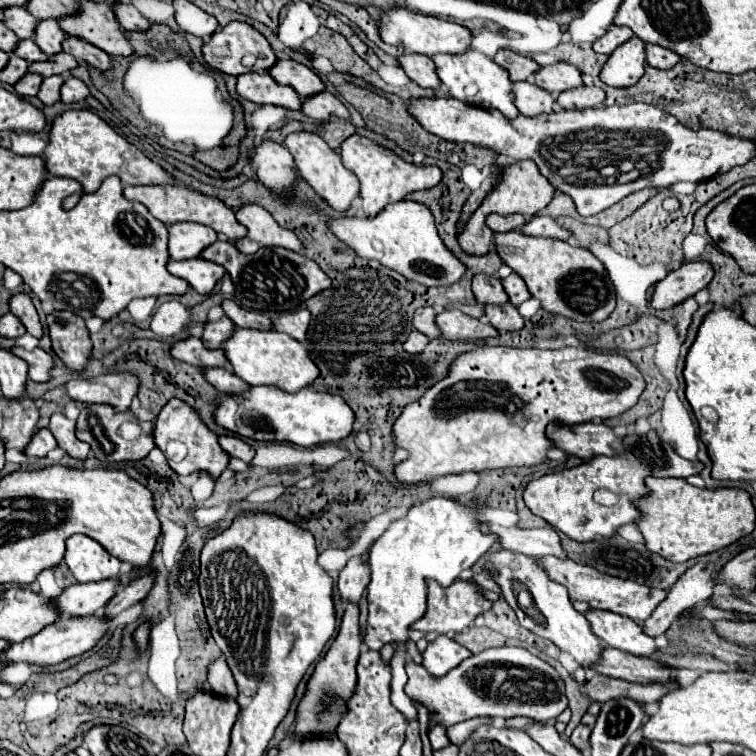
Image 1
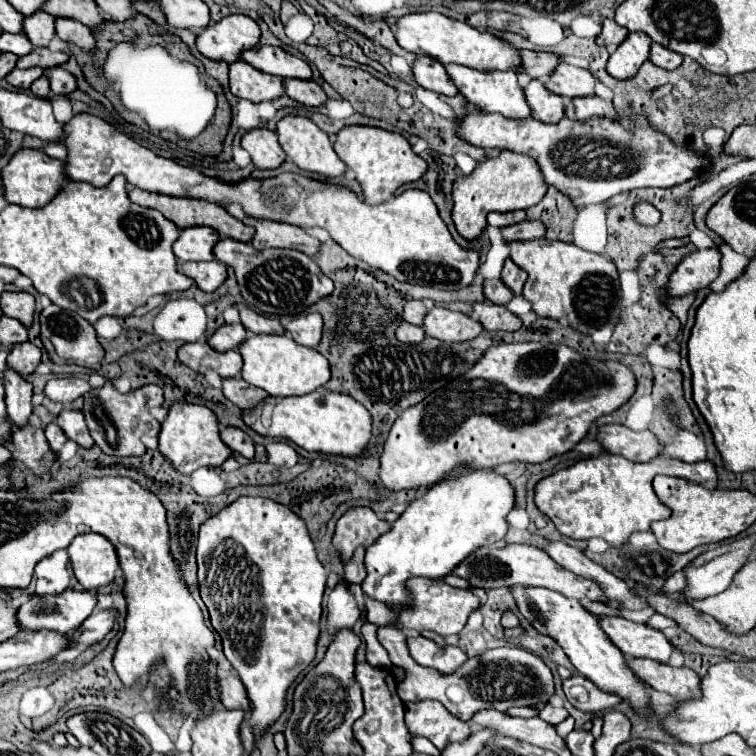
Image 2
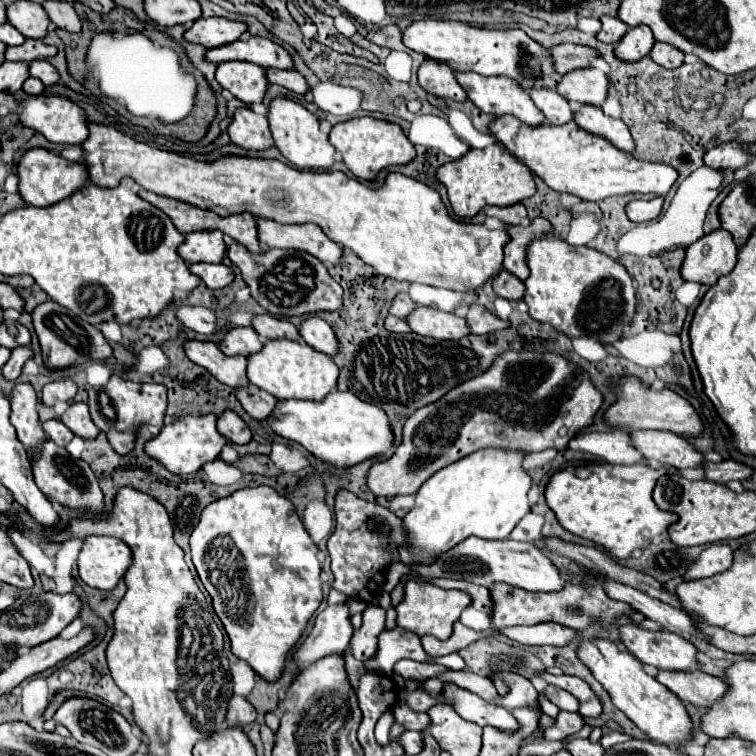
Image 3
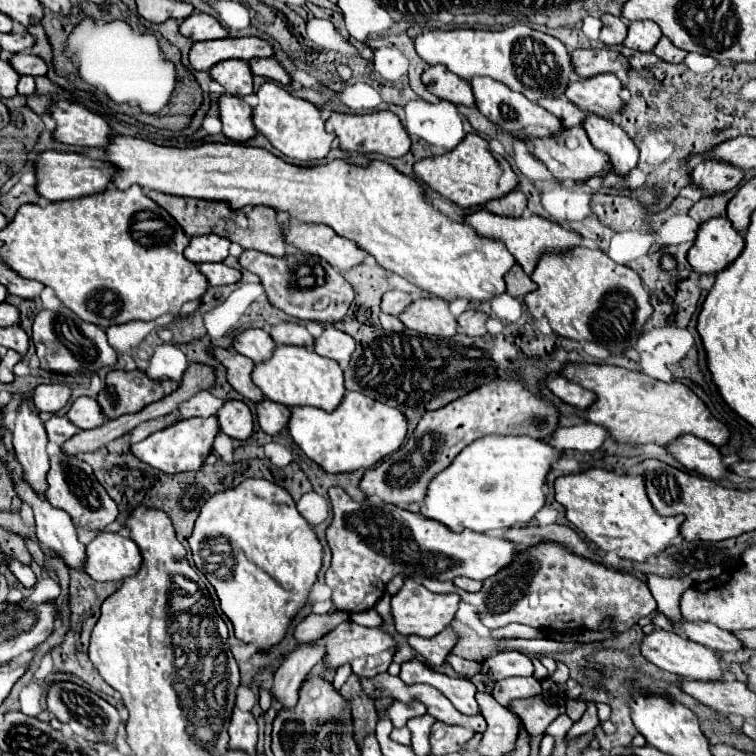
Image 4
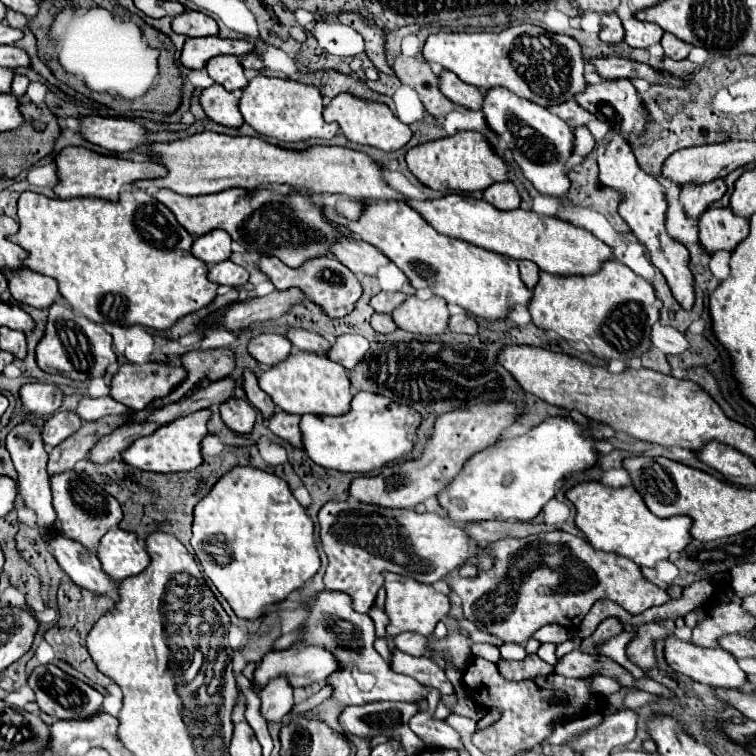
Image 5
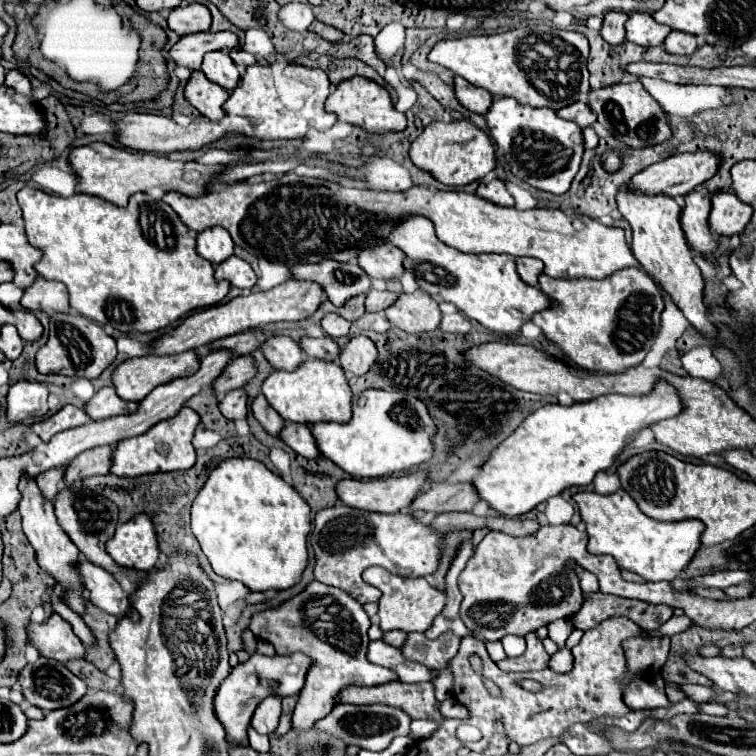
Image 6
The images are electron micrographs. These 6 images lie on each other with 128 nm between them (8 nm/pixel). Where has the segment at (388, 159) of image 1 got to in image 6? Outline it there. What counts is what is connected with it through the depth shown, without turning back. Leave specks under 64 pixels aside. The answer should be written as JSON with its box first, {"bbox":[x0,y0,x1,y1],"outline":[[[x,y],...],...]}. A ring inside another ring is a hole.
{"bbox":[326,76,406,134],"outline":[[[354,76],[352,80],[338,84],[334,94],[330,94],[326,100],[326,112],[334,112],[340,122],[358,126],[370,134],[406,130],[406,116],[402,112],[396,112],[388,90],[384,90],[378,84],[372,84],[372,80],[364,80],[362,76]]]}

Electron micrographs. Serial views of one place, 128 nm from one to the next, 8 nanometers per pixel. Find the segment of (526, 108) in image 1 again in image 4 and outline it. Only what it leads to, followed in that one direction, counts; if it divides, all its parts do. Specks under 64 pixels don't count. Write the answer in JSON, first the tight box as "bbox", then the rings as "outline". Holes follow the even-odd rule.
{"bbox":[538,98,584,128],"outline":[[[542,98],[538,104],[544,110],[552,112],[562,122],[564,128],[578,126],[578,124],[584,122],[584,112],[576,104],[572,104],[570,100],[566,100],[566,98]]]}

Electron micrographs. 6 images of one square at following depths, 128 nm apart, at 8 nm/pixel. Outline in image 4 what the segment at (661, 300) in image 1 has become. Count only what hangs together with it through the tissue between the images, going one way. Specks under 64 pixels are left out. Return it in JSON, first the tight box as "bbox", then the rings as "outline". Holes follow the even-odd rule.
{"bbox":[688,218,744,274],"outline":[[[712,218],[700,226],[688,262],[698,274],[718,274],[744,250],[744,238],[728,224],[728,218]]]}

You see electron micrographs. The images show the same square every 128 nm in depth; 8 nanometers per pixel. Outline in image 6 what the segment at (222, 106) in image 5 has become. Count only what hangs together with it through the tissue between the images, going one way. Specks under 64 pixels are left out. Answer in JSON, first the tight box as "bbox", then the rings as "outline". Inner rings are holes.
{"bbox":[186,72,230,120],"outline":[[[192,72],[190,82],[186,84],[186,100],[202,114],[208,116],[210,120],[220,120],[224,118],[224,108],[222,104],[230,98],[230,94],[220,88],[218,84],[212,84],[202,72]]]}

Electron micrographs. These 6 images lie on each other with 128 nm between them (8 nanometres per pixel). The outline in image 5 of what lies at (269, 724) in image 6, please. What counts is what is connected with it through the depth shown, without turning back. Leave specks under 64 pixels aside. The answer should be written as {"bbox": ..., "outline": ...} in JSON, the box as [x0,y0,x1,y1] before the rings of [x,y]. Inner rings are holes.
{"bbox":[260,676,294,722],"outline":[[[286,676],[270,680],[260,690],[260,698],[262,698],[262,714],[268,722],[280,722],[282,716],[286,716],[294,706],[292,686]]]}

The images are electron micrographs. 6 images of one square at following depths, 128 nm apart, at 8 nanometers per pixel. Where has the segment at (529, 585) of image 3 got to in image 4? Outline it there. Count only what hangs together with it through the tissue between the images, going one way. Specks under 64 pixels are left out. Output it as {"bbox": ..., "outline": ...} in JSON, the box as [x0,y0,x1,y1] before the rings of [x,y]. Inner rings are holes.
{"bbox":[326,486,518,612],"outline":[[[338,486],[330,488],[328,494],[334,520],[326,530],[326,540],[332,550],[332,566],[326,572],[326,584],[332,588],[332,602],[336,610],[362,612],[374,608],[382,598],[386,584],[398,574],[412,576],[418,582],[424,578],[452,580],[456,576],[484,582],[512,564],[518,552],[516,544],[506,538],[478,534],[472,530],[464,530],[460,534],[448,532],[442,524],[424,520],[420,514],[412,514],[378,498],[356,502]]]}

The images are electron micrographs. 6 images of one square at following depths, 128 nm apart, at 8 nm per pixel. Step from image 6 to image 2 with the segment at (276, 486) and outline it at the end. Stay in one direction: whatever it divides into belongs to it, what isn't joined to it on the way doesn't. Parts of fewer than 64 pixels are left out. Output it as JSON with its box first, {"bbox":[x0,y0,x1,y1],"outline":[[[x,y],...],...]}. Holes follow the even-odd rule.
{"bbox":[196,496,326,744],"outline":[[[242,496],[236,502],[232,502],[230,506],[226,506],[218,516],[206,520],[200,528],[198,534],[198,546],[196,546],[196,558],[198,558],[198,582],[200,582],[200,596],[210,612],[210,622],[214,626],[214,630],[220,634],[222,638],[222,646],[224,646],[224,654],[228,658],[228,662],[232,664],[232,668],[238,672],[238,678],[242,680],[248,700],[250,700],[250,718],[248,718],[248,728],[252,730],[254,736],[254,744],[268,732],[268,728],[284,714],[286,710],[286,694],[288,688],[292,686],[292,682],[296,680],[296,676],[314,660],[316,656],[316,644],[318,644],[318,636],[320,636],[320,618],[322,618],[322,596],[324,596],[324,588],[326,588],[326,568],[318,562],[316,558],[316,548],[314,542],[308,534],[308,528],[304,524],[304,520],[300,516],[296,516],[290,508],[270,500],[270,498],[250,498],[250,496]]]}

